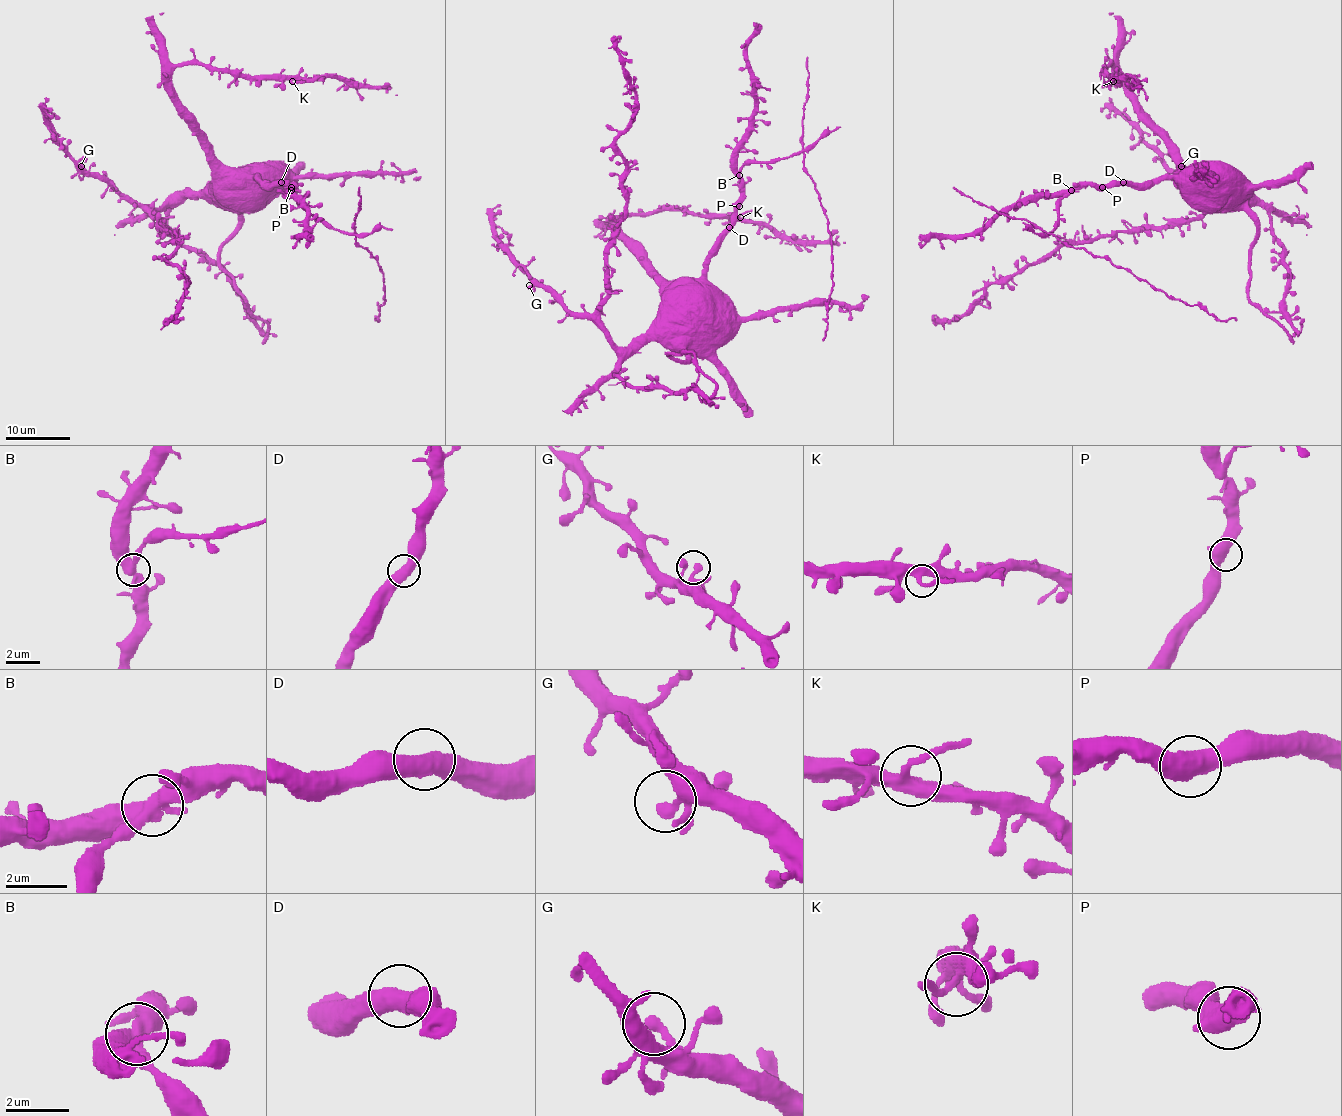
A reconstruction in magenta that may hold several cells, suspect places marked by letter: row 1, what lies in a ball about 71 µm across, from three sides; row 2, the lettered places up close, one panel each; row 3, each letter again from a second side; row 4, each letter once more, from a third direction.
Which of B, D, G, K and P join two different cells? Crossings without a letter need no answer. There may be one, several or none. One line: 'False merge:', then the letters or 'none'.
False merge: B

